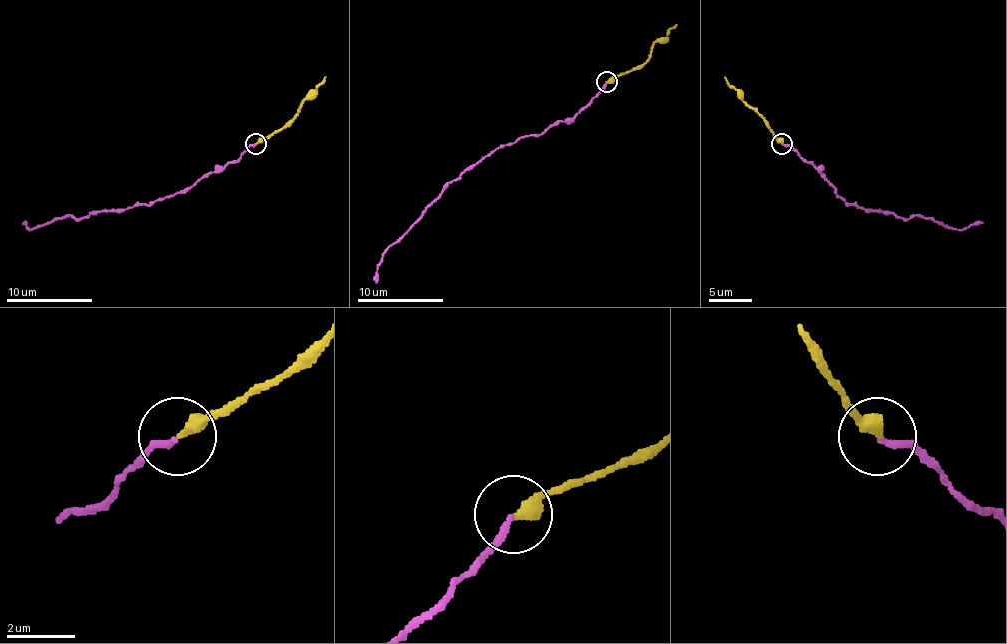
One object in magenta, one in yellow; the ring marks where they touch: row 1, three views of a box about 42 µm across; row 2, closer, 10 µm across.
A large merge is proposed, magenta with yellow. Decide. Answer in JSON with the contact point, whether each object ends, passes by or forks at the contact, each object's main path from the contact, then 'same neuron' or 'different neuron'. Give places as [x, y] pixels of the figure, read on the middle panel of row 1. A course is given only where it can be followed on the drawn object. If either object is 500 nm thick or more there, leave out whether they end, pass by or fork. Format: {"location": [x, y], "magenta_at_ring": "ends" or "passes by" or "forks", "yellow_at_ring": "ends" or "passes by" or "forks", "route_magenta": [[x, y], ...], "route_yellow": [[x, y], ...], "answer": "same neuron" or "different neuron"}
{"location": [607, 82], "magenta_at_ring": "ends", "yellow_at_ring": "ends", "route_magenta": [[607, 81], [573, 118], [558, 120], [543, 133], [526, 135], [483, 156], [452, 180], [382, 257], [375, 283]], "route_yellow": [[607, 81], [637, 68], [650, 49], [676, 25]], "answer": "different neuron"}

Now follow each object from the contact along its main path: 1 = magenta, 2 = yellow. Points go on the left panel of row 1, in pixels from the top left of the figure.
1: (256, 145), (222, 171), (207, 173), (162, 201), (101, 209), (82, 218), (63, 216), (31, 229), (24, 222)
2: (256, 143), (286, 123), (325, 76)

